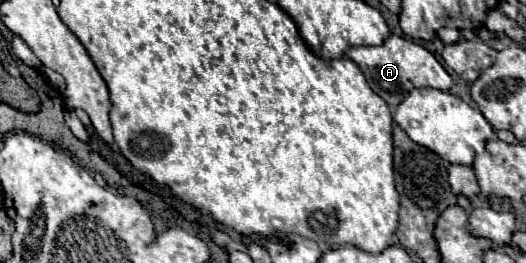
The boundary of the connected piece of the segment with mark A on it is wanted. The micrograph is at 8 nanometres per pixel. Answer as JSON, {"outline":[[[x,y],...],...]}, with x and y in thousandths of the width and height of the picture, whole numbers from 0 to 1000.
{"outline":[[[741,133],[722,179],[665,179],[658,217],[684,255],[703,338],[741,407],[757,407],[776,369],[779,338],[791,331],[825,331],[837,346],[852,346],[859,331],[859,293],[814,186],[757,133]]]}

